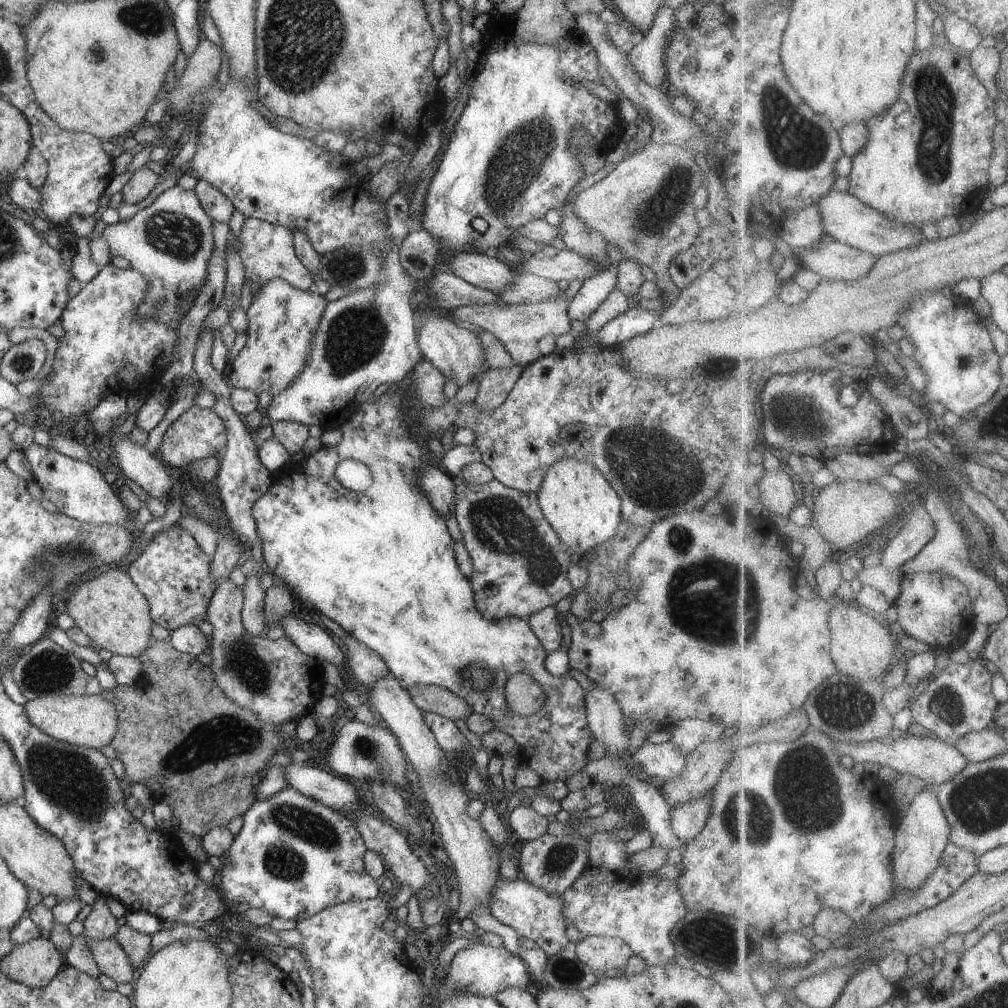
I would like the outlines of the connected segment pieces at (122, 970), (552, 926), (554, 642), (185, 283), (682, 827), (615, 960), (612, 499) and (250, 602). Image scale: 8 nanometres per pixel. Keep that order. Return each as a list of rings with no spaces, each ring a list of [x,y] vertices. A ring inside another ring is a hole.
[[[89,939],[87,947],[102,974],[110,976],[114,982],[134,982],[137,971],[125,950],[113,939]]]
[[[499,874],[490,910],[502,924],[512,926],[519,935],[534,940],[549,957],[565,949],[569,942],[566,935],[567,922],[563,915],[564,908],[562,895],[549,893],[546,889],[521,877],[513,882],[507,882]]]
[[[546,607],[527,618],[532,632],[538,637],[548,654],[558,650],[560,644],[563,644],[557,613],[555,607]]]
[[[176,184],[164,190],[150,206],[140,209],[132,218],[100,225],[99,234],[108,243],[109,254],[123,256],[130,261],[130,268],[147,278],[149,287],[141,302],[146,304],[142,306],[144,314],[178,329],[184,317],[177,311],[181,296],[190,295],[194,302],[208,274],[208,260],[214,250],[212,223],[197,194]]]
[[[709,794],[701,799],[692,799],[683,805],[676,805],[671,810],[671,827],[674,834],[684,842],[684,848],[706,824],[710,814],[711,799]]]
[[[588,935],[578,941],[575,953],[584,964],[587,964],[590,967],[590,970],[605,973],[608,970],[610,974],[615,971],[618,972],[622,970],[622,968],[627,968],[627,962],[633,955],[630,945],[626,944],[621,938],[596,935]]]
[[[562,459],[548,468],[540,490],[537,492],[537,497],[546,520],[567,546],[567,550],[571,552],[573,561],[578,561],[583,557],[588,560],[588,555],[598,545],[611,539],[618,532],[619,525],[623,522],[621,500],[613,486],[595,466],[576,459]]]
[[[248,574],[247,580],[242,586],[243,608],[240,610],[242,624],[245,631],[252,636],[260,637],[262,632],[268,629],[265,623],[264,599],[265,594],[260,583],[260,574]]]

